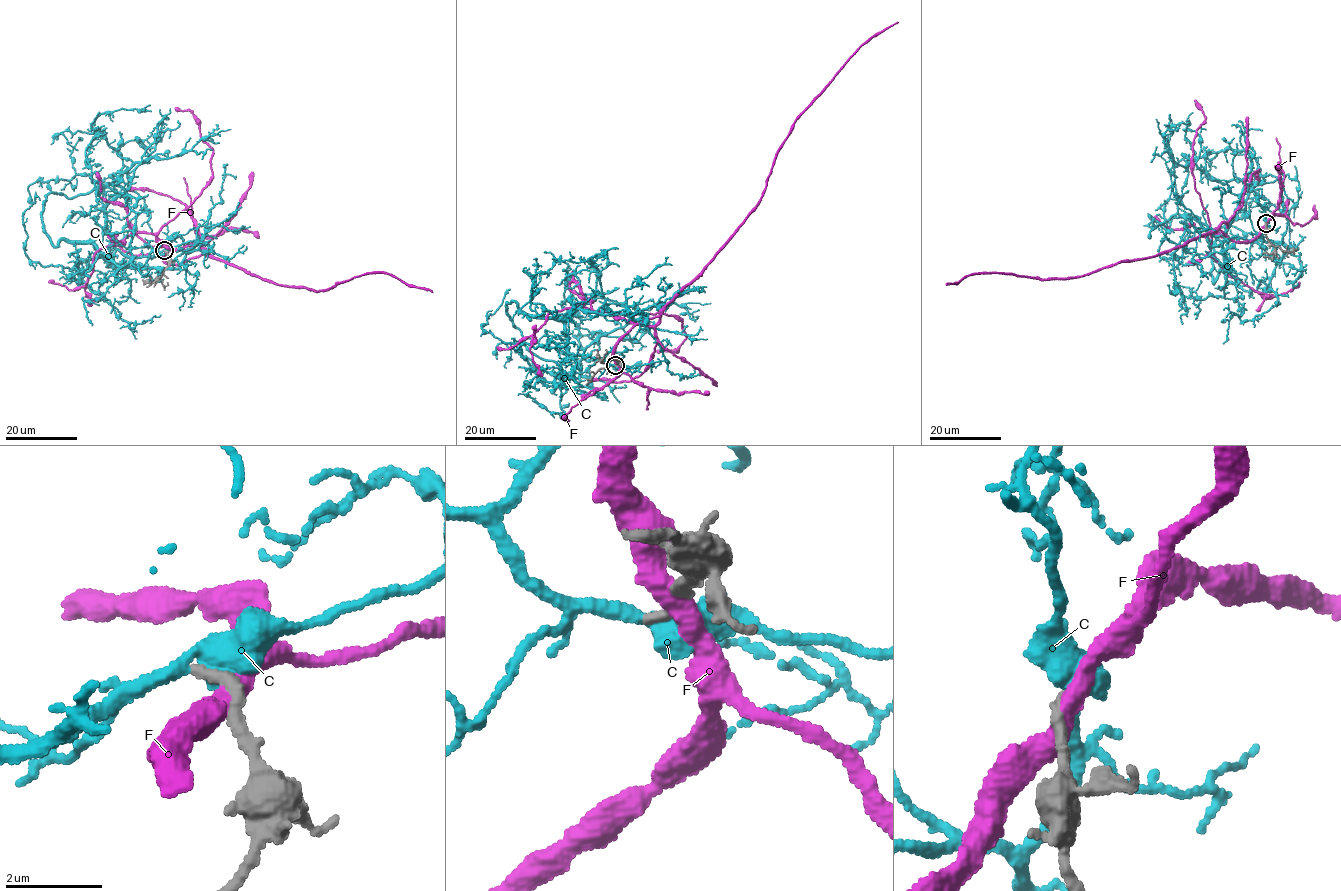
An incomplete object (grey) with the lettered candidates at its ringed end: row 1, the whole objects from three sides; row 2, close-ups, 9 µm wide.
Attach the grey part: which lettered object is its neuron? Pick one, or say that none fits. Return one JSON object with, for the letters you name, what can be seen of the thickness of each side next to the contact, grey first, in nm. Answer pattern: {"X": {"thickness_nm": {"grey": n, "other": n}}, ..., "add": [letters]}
{"C": {"thickness_nm": {"grey": 240, "other": 550}}, "add": ["C"]}

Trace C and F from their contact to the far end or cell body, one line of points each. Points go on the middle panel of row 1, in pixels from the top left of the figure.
C: (616, 365), (568, 352), (562, 322), (507, 304), (525, 347), (578, 382), (587, 348), (639, 311), (711, 303)
F: (618, 364), (613, 351), (624, 335), (660, 315), (756, 206), (791, 126), (861, 45), (898, 22)

